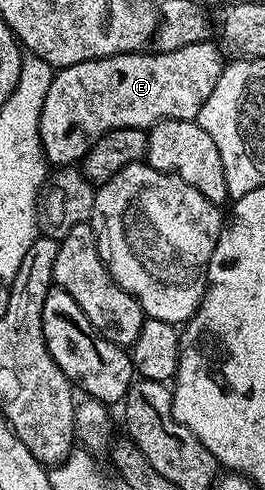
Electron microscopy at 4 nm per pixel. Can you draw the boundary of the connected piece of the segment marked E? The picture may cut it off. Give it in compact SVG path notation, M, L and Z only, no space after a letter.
M205 41L173 51L131 51L59 68L46 101L42 101L40 140L45 159L63 169L79 164L92 146L114 129L151 129L161 119L195 120L226 66L221 48L213 43Z

